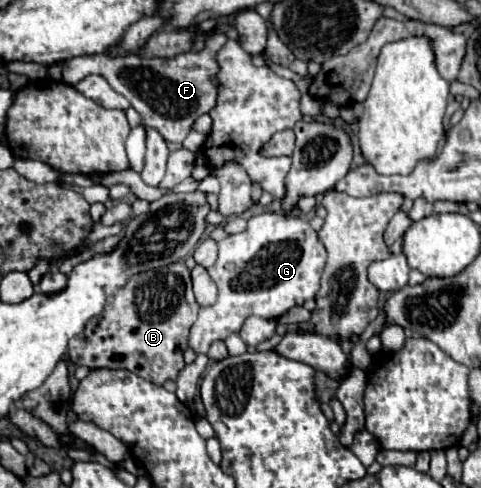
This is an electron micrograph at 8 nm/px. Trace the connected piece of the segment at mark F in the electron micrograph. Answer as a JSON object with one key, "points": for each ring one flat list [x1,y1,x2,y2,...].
{"points":[[211,35,203,51,181,53,173,59,145,59,137,53,113,57,107,51,101,55,81,55,65,63,65,83,75,85,87,75,105,77,107,83,139,111,143,125,157,129,167,143,181,143,191,131,191,123,215,107,217,89,211,77,217,73,215,53,225,41,225,35]]}

